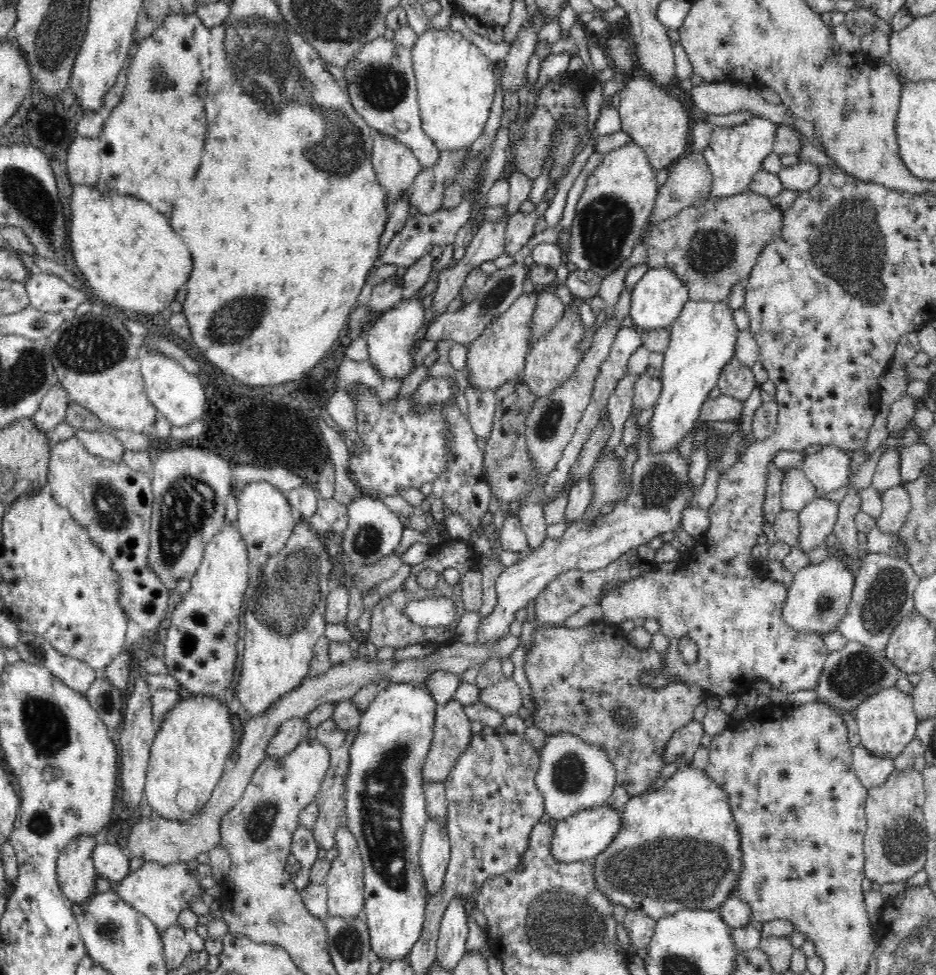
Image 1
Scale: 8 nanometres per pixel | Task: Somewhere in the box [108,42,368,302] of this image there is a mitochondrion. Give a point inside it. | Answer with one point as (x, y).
(160, 77)

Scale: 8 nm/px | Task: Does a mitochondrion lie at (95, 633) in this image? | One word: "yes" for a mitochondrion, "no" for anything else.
no

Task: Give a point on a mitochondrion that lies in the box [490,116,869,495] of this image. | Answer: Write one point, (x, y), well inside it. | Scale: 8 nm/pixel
(605, 225)

